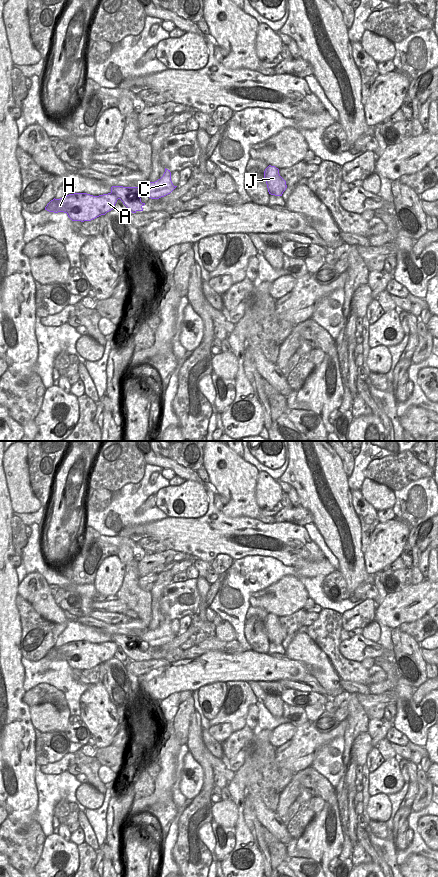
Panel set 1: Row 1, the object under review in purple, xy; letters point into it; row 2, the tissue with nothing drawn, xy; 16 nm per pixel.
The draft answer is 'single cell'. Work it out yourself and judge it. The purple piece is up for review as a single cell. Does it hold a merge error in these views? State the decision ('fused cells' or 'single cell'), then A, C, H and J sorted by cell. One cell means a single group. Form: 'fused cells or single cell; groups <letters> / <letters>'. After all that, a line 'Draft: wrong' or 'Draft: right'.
fused cells; groups A H / C J
Draft: wrong

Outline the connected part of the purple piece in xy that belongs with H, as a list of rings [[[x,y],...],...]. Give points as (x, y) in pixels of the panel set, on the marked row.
[[[116,190],[114,193],[93,196],[87,193],[69,194],[60,199],[51,200],[45,210],[49,212],[64,212],[72,221],[91,221],[114,209],[120,199],[127,209],[136,213],[143,211],[145,203],[141,202],[139,195],[129,190]]]

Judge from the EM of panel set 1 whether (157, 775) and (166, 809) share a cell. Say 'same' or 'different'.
different

